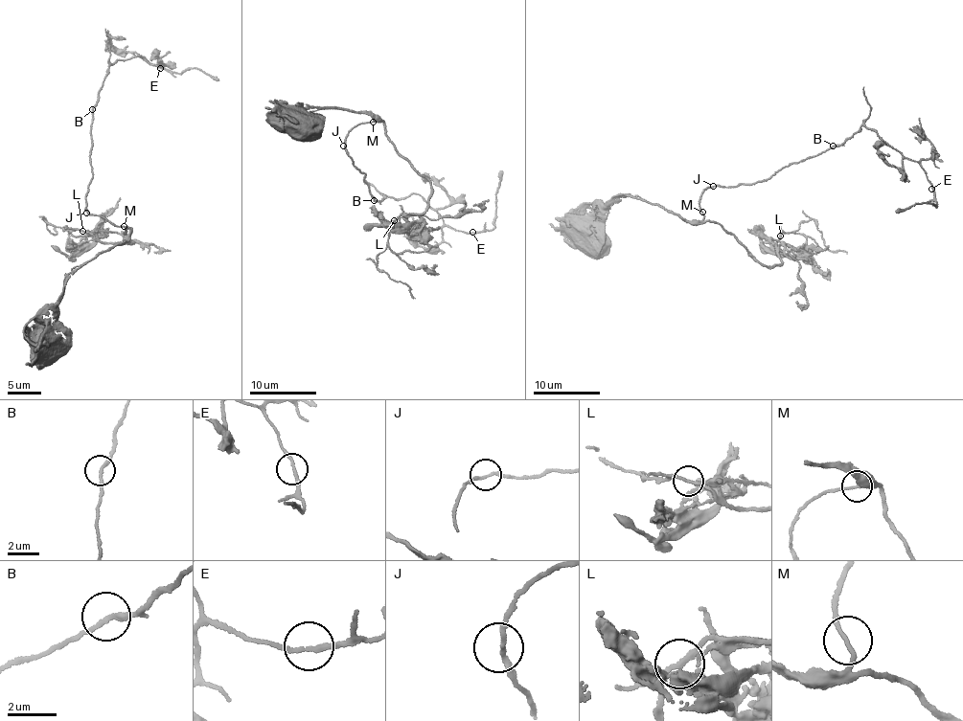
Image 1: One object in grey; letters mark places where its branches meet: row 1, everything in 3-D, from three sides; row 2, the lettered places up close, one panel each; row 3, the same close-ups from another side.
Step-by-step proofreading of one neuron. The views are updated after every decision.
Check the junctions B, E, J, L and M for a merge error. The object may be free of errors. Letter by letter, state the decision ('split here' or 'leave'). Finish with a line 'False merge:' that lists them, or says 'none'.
B: leave
E: leave
J: leave
L: leave
M: leave
False merge: none

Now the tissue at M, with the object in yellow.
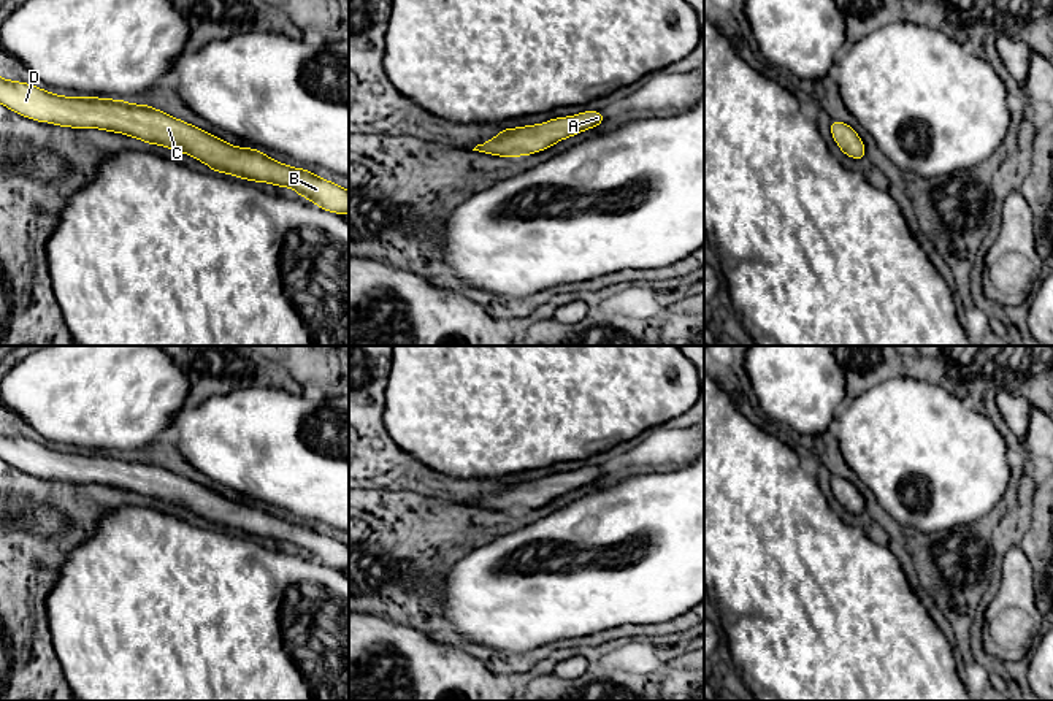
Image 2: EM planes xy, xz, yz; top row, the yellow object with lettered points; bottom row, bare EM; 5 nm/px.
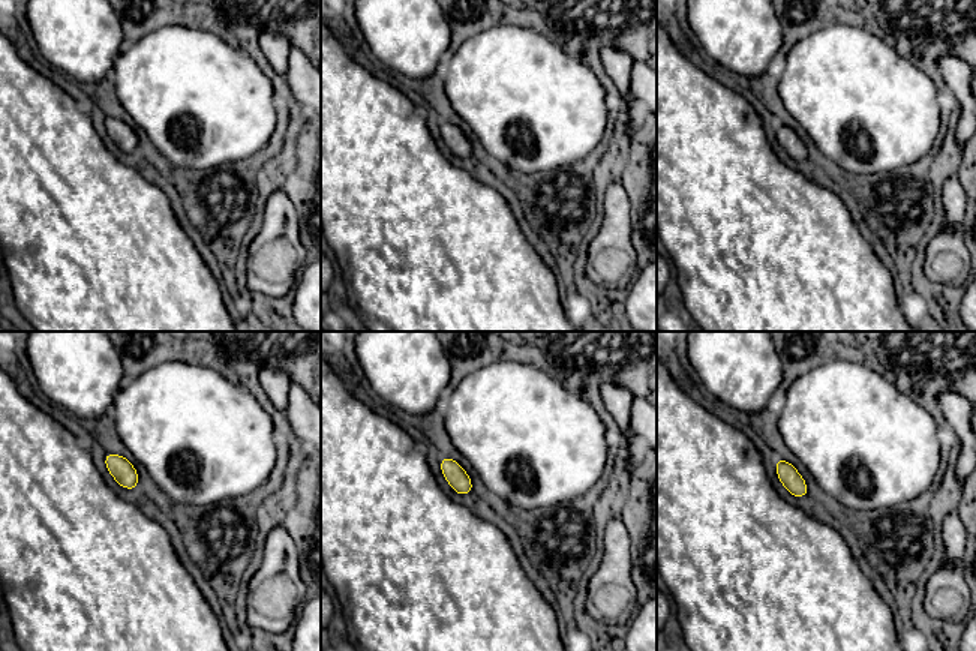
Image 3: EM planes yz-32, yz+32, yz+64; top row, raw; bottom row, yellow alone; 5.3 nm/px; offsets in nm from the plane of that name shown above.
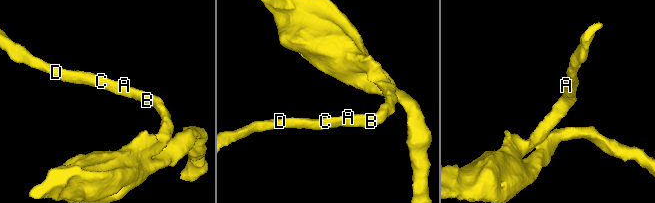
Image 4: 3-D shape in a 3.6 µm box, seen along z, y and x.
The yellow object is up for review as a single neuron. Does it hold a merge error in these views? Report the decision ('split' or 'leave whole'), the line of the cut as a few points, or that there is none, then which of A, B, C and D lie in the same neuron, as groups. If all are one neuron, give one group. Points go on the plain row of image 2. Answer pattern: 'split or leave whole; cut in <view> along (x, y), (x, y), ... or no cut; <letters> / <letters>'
leave whole; no cut; A B C D

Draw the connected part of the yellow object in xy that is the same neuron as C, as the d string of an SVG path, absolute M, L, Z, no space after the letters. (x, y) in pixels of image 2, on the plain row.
M0 433L0 458L36 477L100 484L189 509L213 527L239 534L290 542L319 563L349 569L349 547L314 528L281 519L252 503L225 498L149 460L97 452L62 452L27 438Z

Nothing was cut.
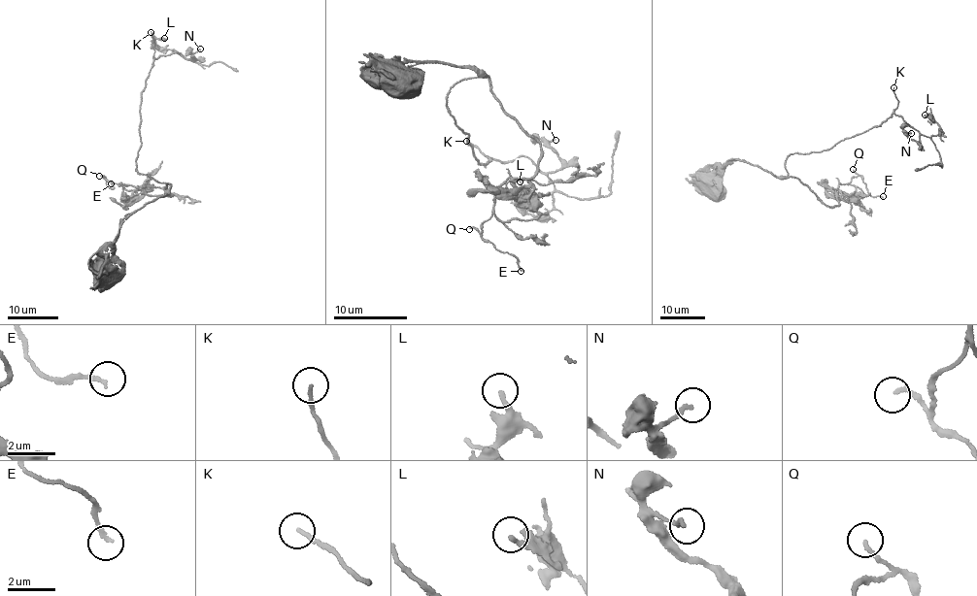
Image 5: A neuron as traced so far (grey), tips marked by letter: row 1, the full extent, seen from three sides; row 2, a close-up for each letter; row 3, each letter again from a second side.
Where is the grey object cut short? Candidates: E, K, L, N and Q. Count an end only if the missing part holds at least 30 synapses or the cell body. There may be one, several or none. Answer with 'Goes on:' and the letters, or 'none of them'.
Goes on: K, Q

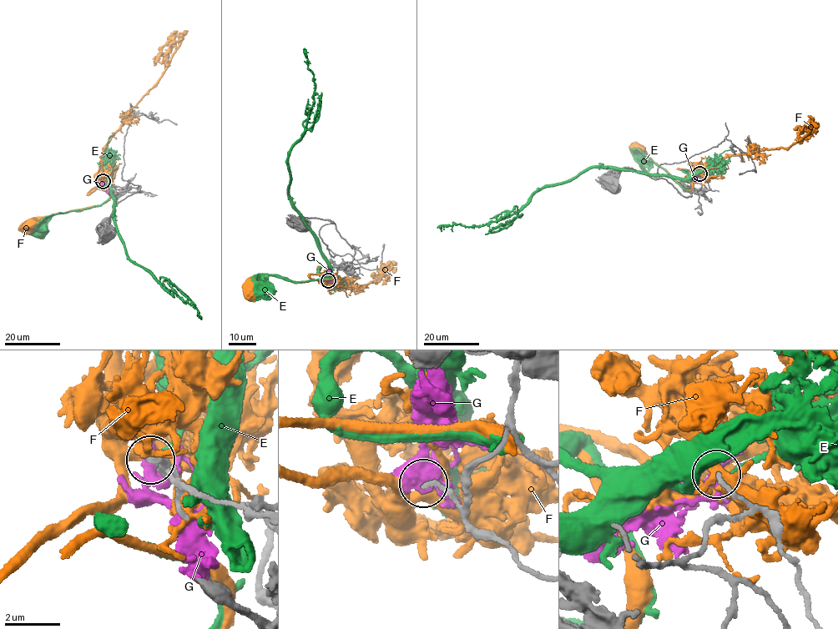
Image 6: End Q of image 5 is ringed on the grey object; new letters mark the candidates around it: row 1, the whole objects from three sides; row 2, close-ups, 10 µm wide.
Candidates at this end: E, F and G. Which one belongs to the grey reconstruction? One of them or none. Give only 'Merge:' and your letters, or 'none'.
Merge: G

